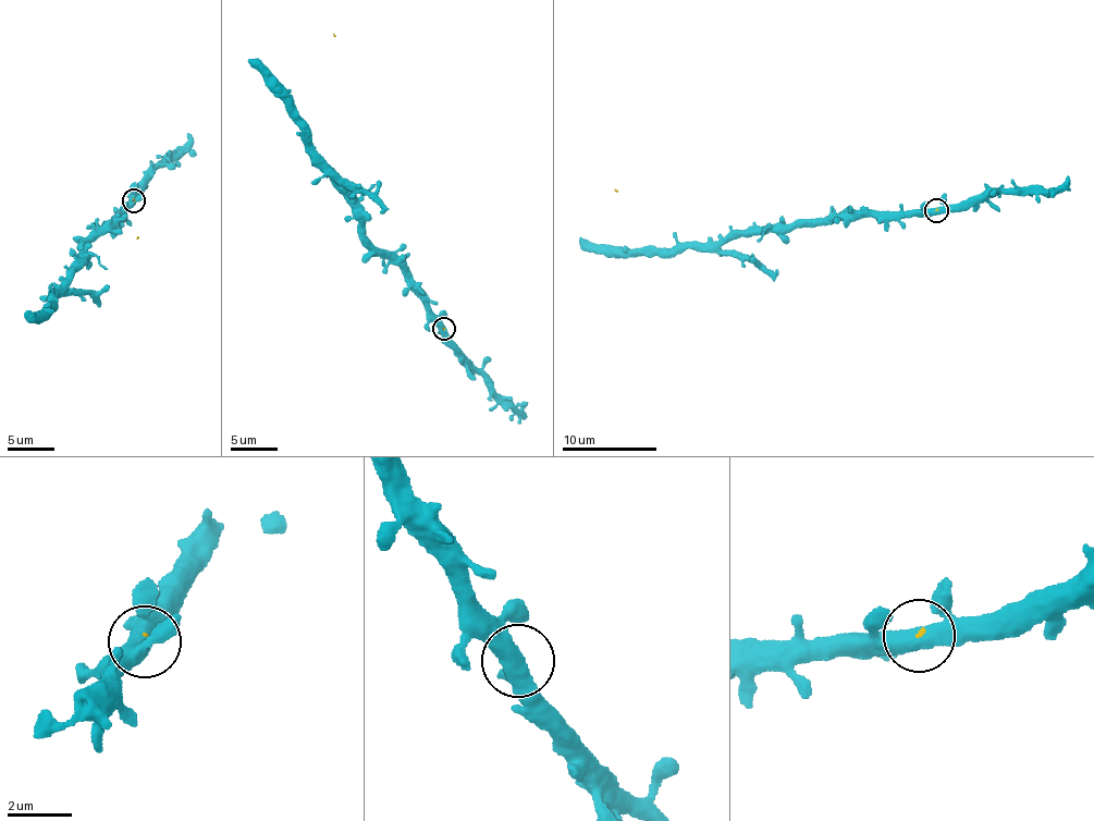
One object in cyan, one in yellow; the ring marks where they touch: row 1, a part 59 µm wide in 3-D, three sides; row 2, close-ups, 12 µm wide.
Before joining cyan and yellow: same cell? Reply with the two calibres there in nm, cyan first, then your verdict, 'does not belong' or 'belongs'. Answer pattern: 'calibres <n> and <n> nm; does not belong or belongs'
calibres 500 and 60 nm; does not belong

